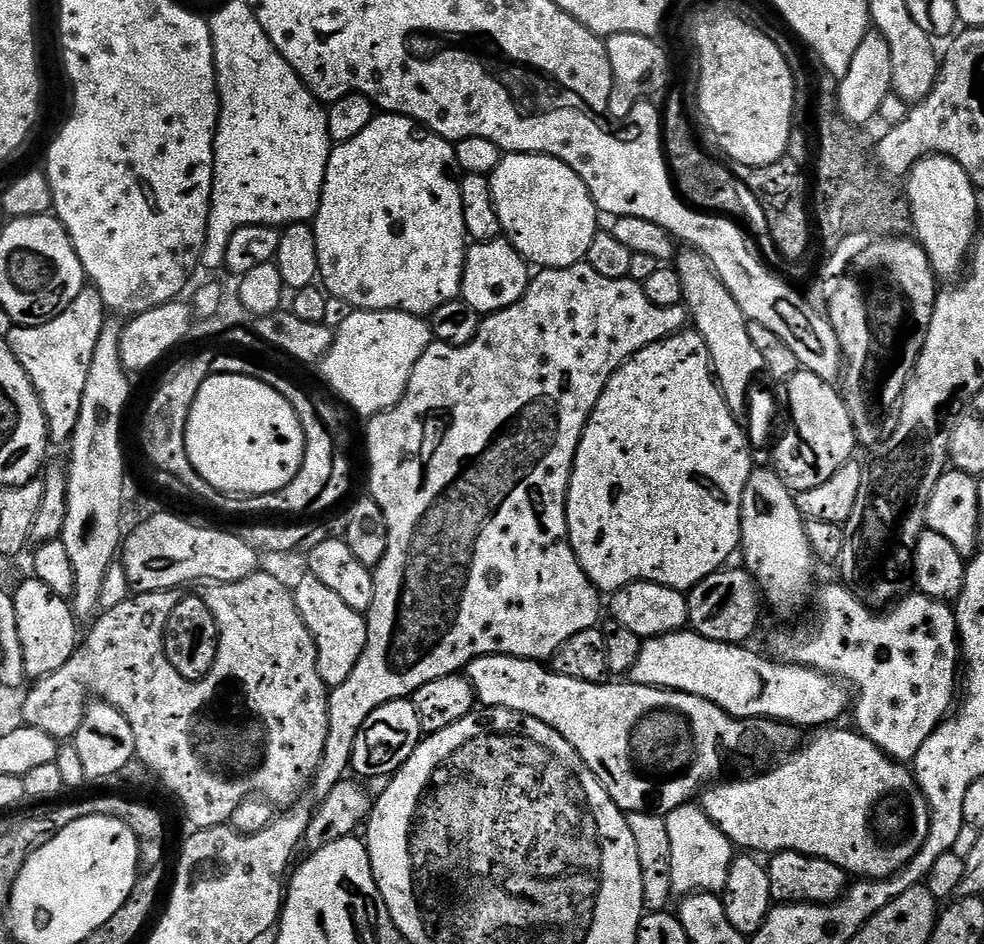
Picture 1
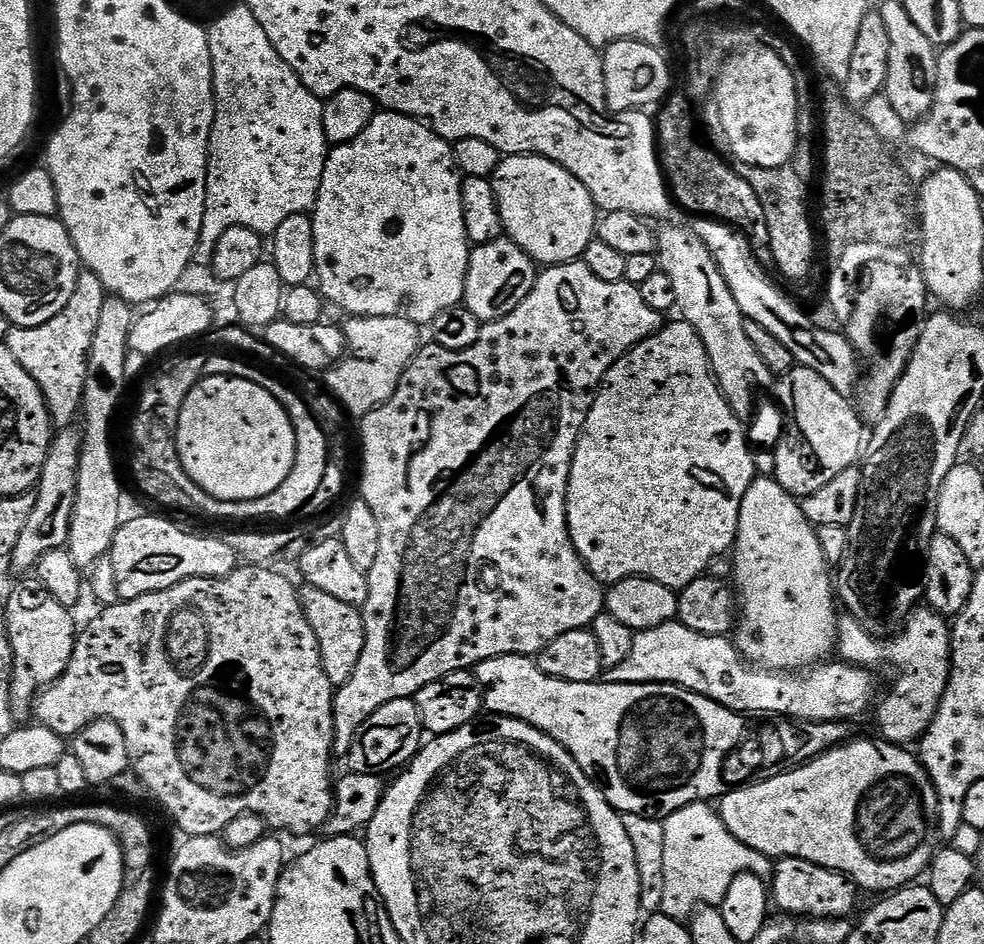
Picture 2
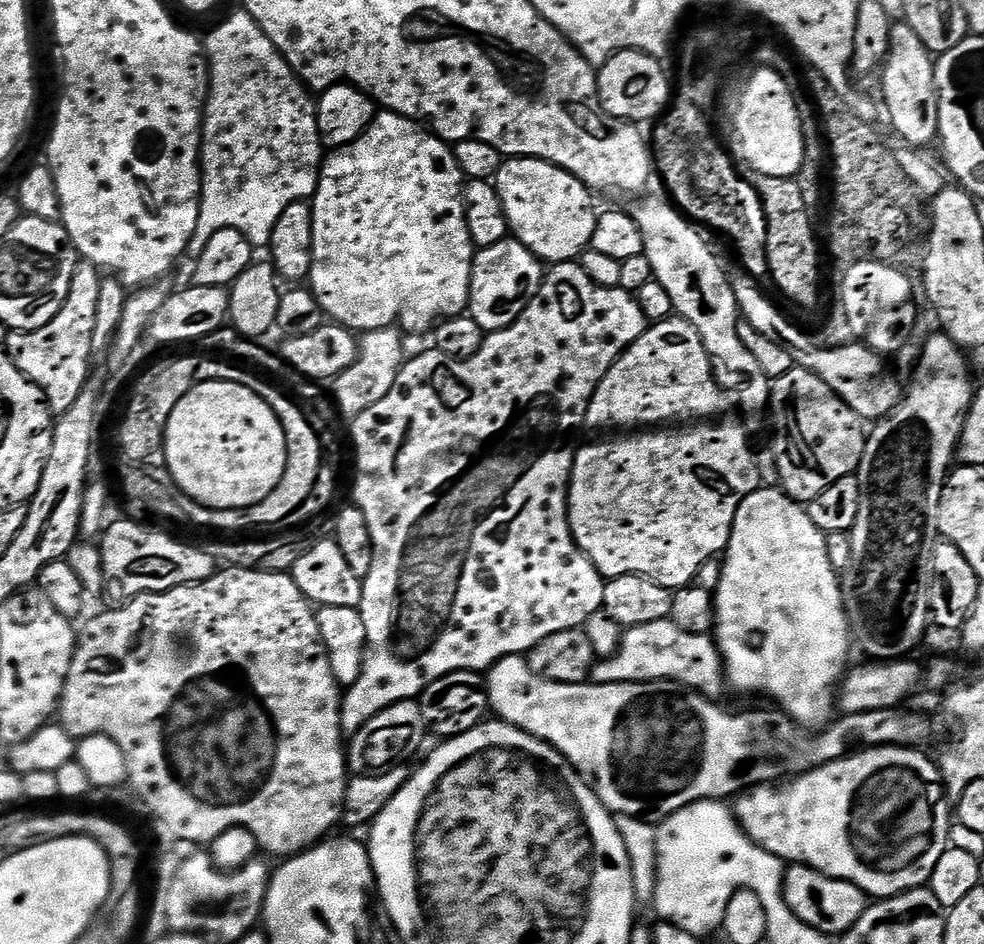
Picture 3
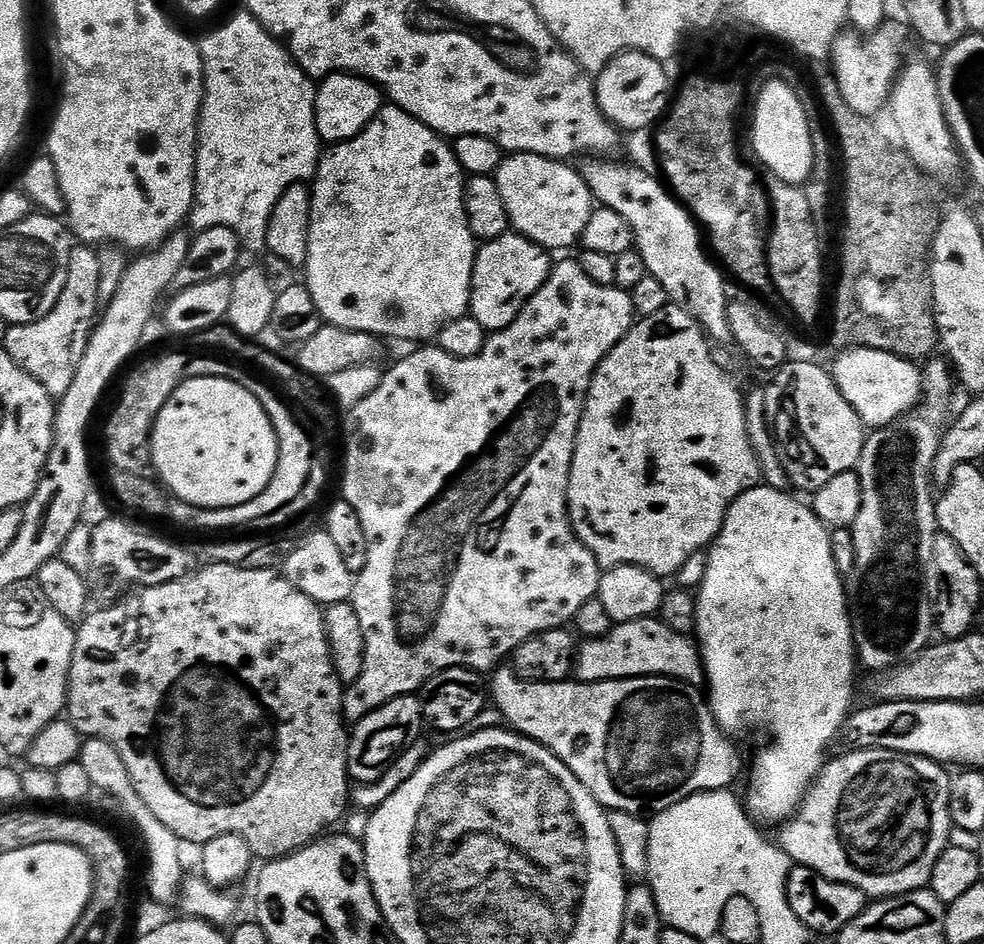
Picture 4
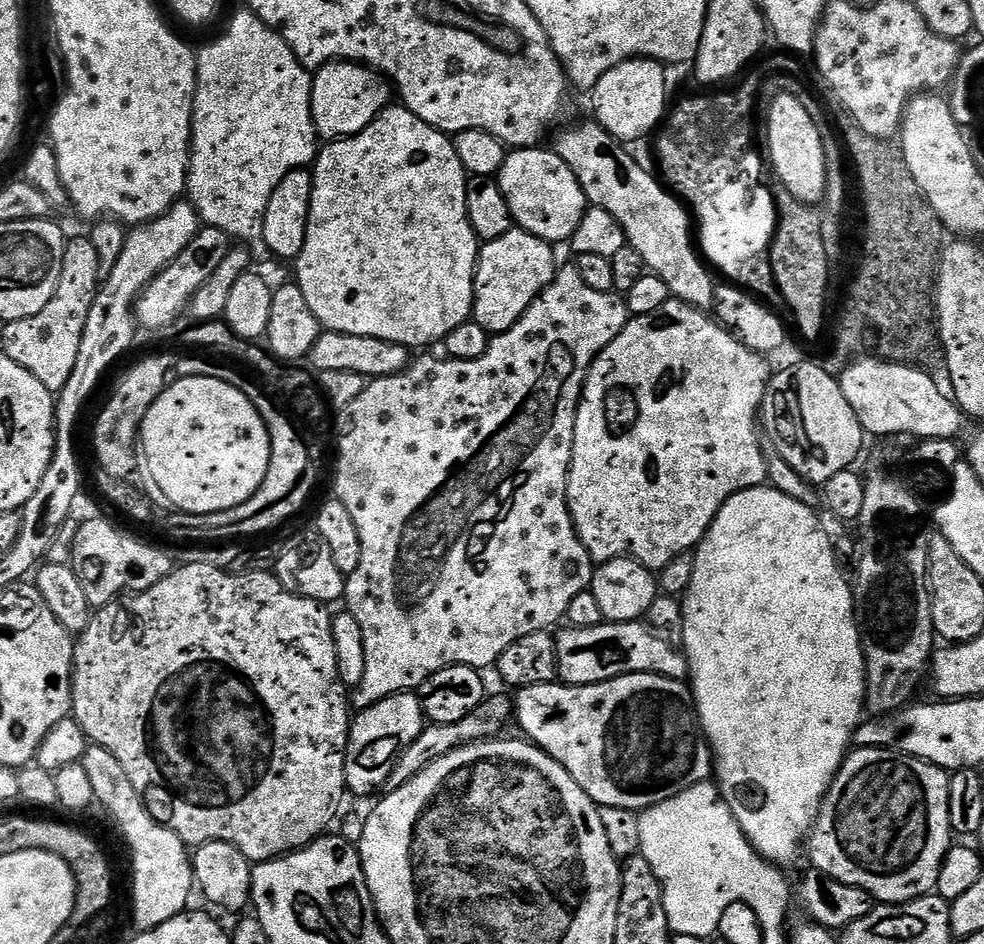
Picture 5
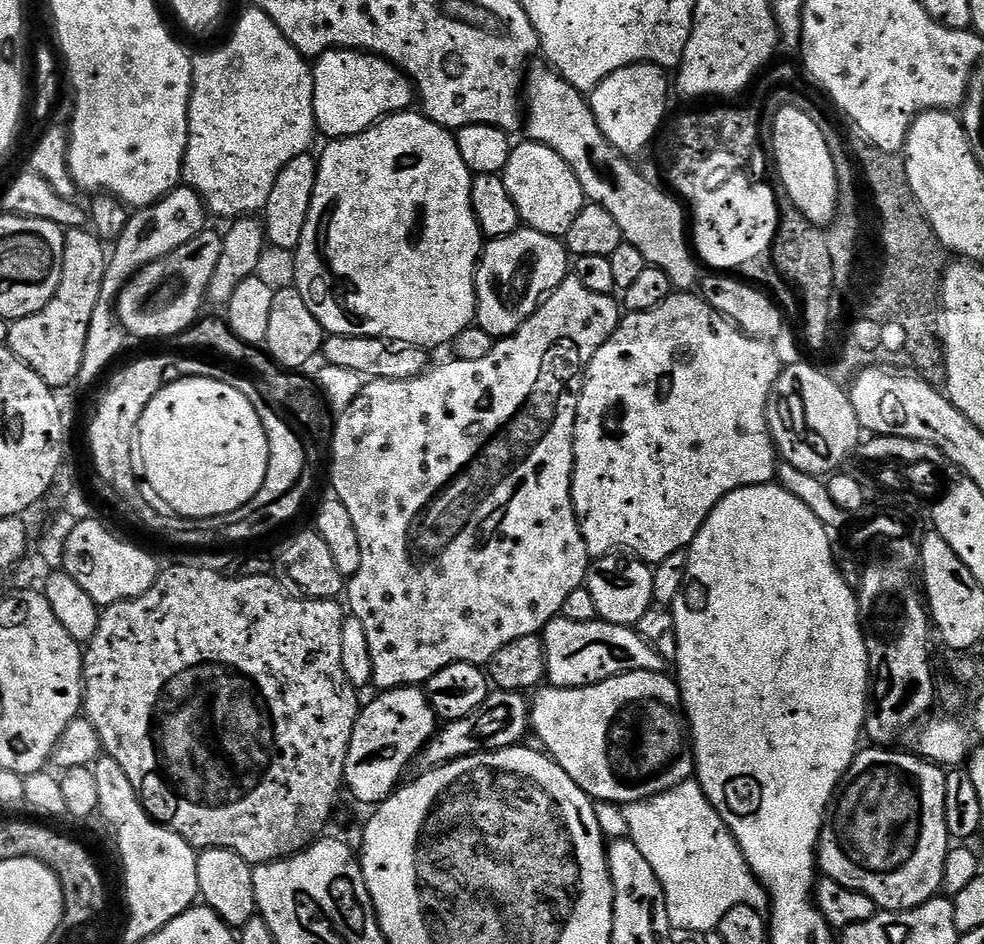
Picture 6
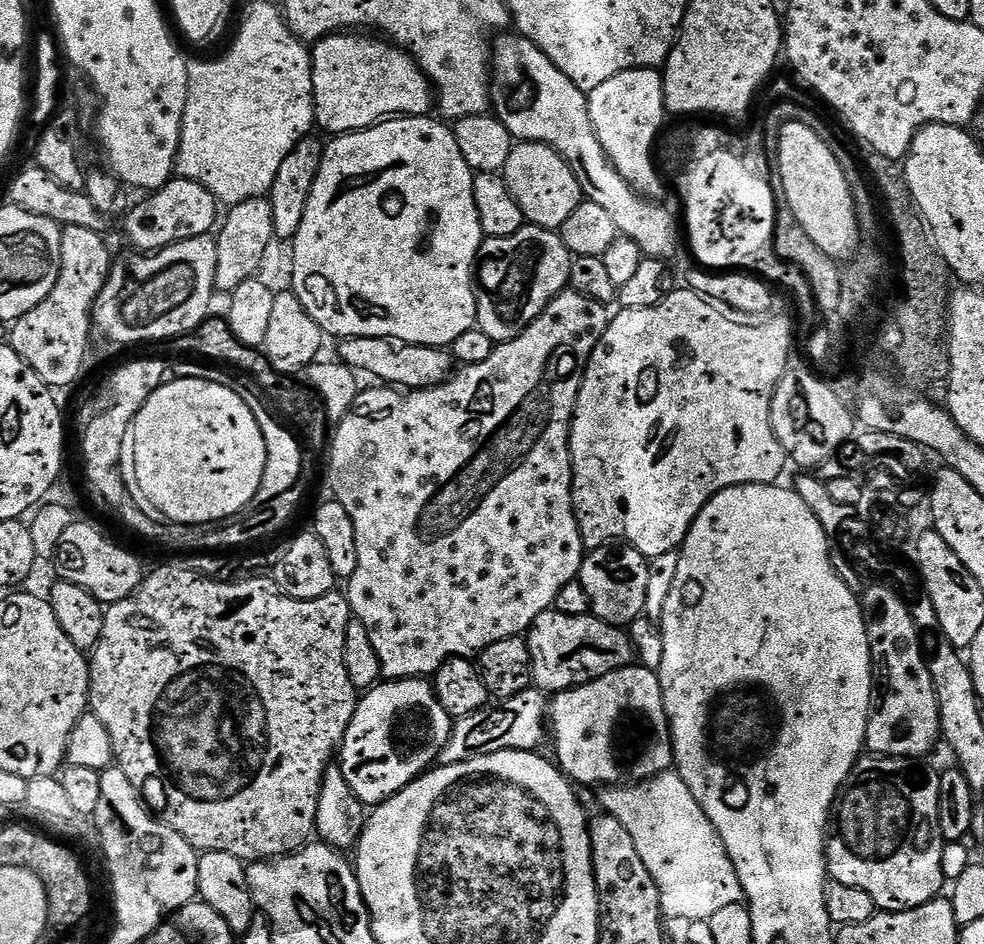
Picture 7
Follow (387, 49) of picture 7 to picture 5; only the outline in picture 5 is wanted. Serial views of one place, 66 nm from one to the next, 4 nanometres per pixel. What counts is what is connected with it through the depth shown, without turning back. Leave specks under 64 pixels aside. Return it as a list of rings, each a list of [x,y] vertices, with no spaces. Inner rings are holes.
[[[333,62],[325,68],[315,69],[312,77],[312,117],[316,135],[321,141],[331,142],[353,136],[389,107],[394,100],[394,88],[374,68],[351,62]]]

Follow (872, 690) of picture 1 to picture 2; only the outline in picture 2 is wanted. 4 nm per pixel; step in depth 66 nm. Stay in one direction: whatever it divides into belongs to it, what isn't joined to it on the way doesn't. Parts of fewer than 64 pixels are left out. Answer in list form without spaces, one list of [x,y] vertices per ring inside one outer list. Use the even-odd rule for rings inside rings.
[[[917,610],[909,617],[907,624],[891,638],[877,638],[871,636],[852,615],[845,615],[838,624],[838,656],[841,661],[855,664],[858,668],[881,670],[892,668],[896,677],[892,680],[892,689],[888,697],[879,701],[874,717],[880,723],[879,735],[887,743],[908,746],[919,741],[927,732],[940,708],[948,680],[952,676],[952,630],[949,621],[940,613],[931,610]]]

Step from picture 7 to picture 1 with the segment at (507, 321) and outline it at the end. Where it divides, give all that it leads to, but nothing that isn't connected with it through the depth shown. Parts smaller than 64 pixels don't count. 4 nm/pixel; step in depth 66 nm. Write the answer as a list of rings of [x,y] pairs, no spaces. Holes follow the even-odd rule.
[[[507,240],[473,243],[464,257],[464,277],[460,283],[460,296],[475,312],[487,314],[506,310],[517,304],[526,294],[530,283],[530,265],[514,250]]]

